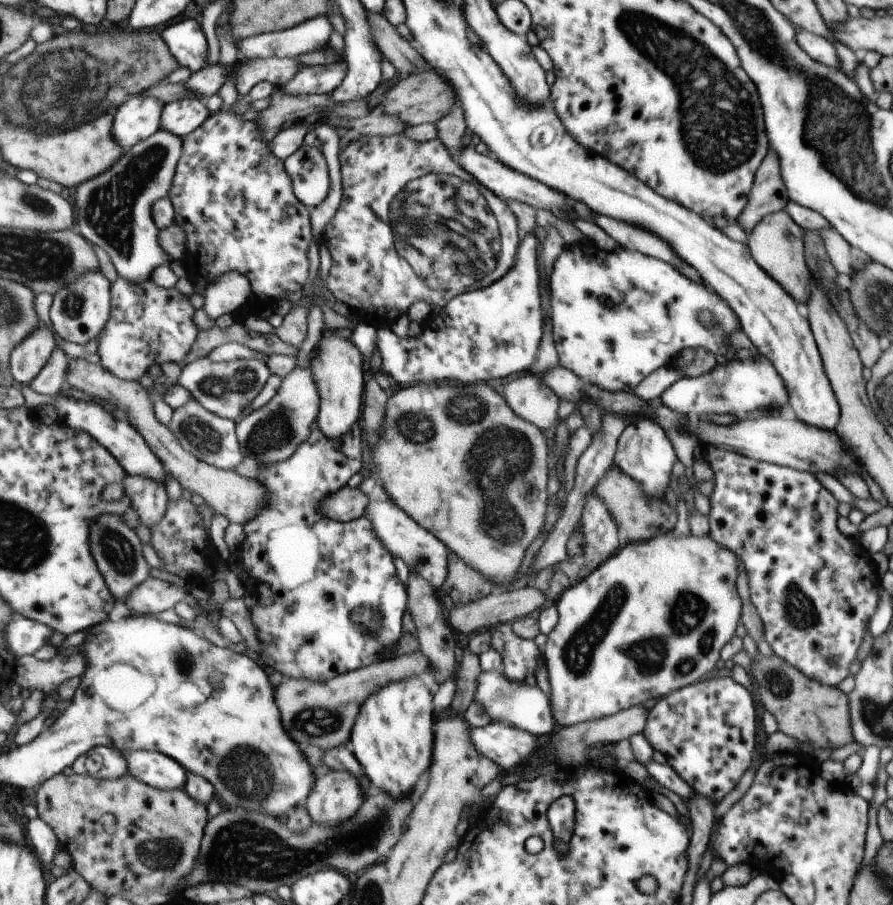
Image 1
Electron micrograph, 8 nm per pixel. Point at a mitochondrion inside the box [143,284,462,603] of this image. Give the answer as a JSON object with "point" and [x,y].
{"point":[273,432]}

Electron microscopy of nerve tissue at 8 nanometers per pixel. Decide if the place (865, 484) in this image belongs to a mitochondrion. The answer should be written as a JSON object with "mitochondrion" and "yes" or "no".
{"mitochondrion":"no"}

